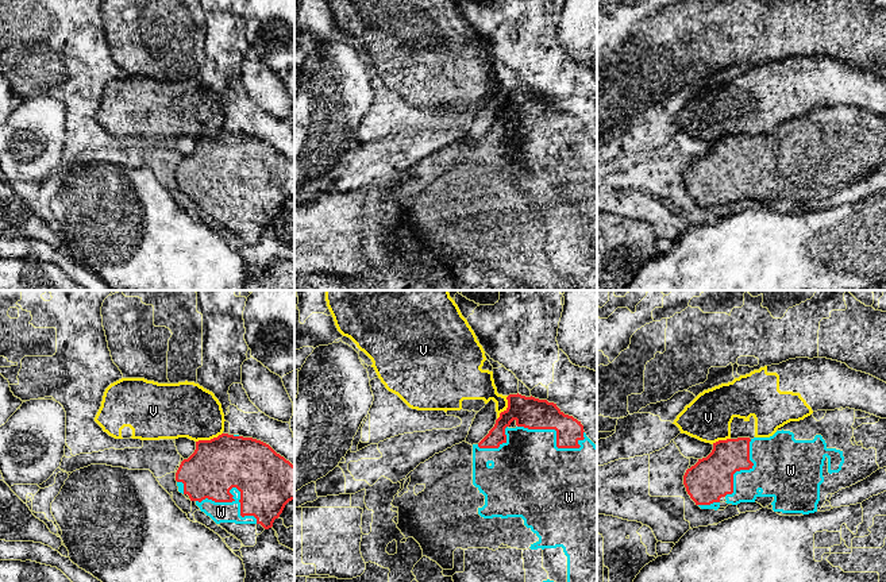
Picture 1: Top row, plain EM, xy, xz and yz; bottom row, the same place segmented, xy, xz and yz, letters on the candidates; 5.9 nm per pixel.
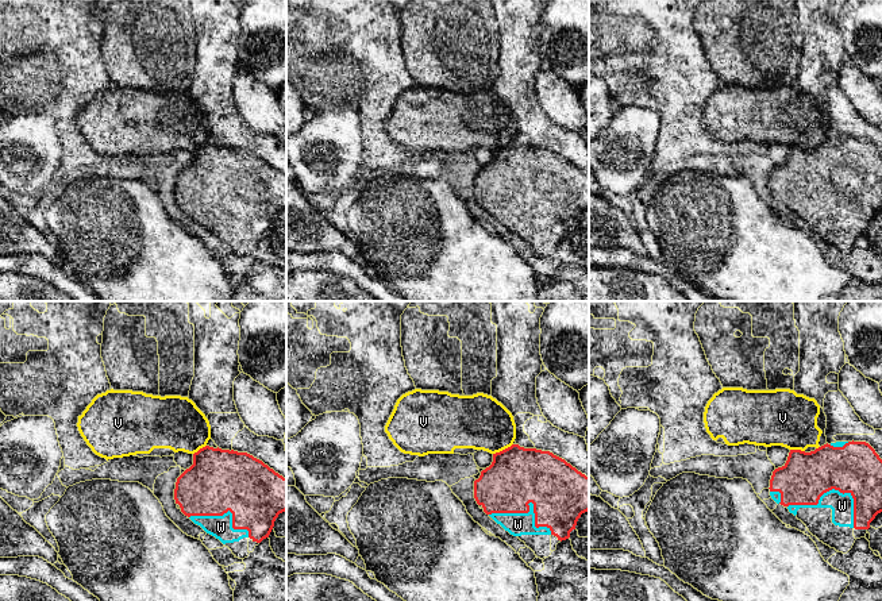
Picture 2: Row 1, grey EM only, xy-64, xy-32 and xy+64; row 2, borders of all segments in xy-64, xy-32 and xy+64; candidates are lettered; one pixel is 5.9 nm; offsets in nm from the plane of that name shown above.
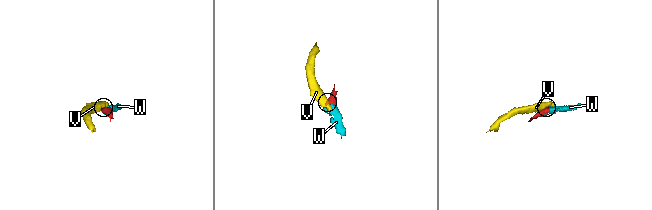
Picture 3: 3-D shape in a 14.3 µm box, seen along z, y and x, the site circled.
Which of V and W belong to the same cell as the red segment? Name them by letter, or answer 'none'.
W

